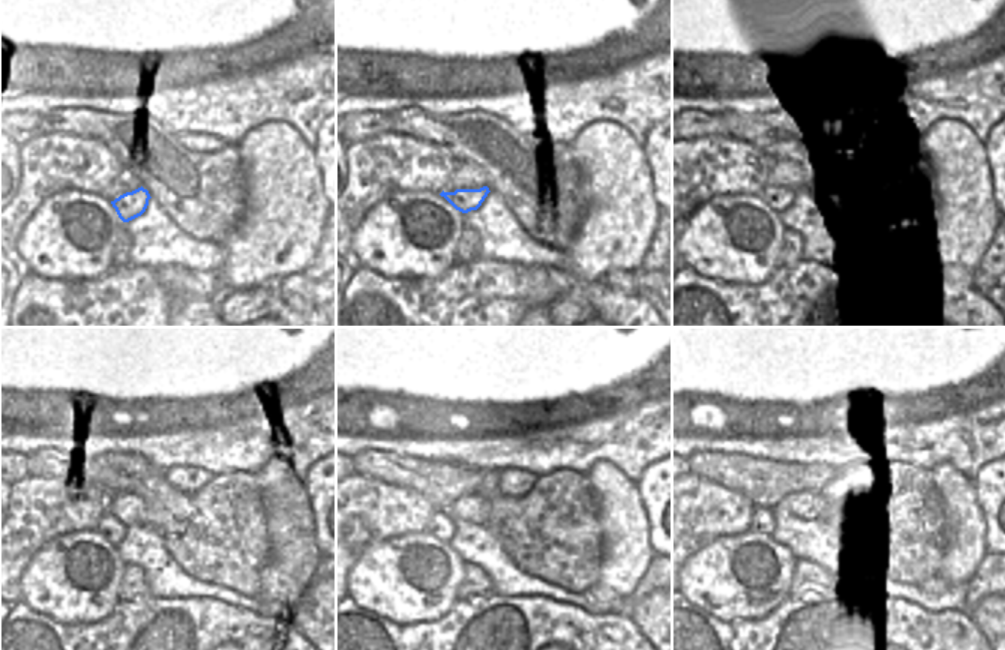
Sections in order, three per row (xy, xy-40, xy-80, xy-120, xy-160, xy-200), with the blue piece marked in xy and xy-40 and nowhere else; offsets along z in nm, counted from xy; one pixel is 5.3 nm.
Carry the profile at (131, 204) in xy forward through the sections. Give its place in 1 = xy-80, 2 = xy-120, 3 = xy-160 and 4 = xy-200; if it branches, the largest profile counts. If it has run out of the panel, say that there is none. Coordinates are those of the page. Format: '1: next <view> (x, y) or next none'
1: next xy-80 (780, 197)
2: next xy-120 (108, 527)
3: next xy-160 (441, 526)
4: next xy-200 (762, 520)

